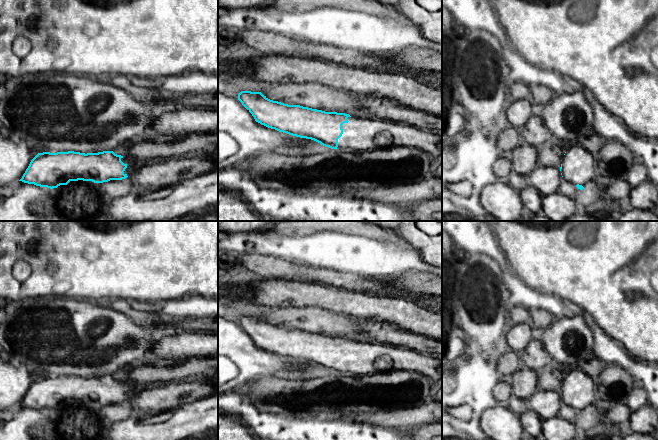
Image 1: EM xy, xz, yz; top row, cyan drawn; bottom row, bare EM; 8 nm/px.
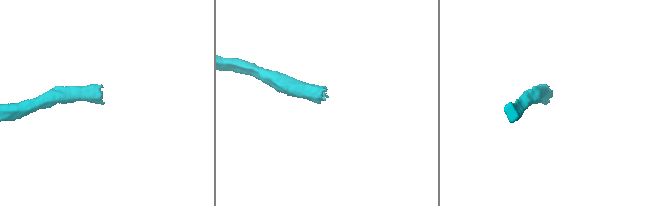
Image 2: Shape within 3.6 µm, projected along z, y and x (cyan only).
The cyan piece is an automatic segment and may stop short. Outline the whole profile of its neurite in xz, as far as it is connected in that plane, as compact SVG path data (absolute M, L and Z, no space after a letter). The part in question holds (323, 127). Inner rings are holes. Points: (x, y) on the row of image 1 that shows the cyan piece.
M241 91L238 100L261 125L292 136L314 140L331 149L364 154L377 149L405 146L428 153L434 163L439 163L442 159L440 132L384 120L352 117L345 113L325 112L300 105L288 105L270 100L261 92Z

